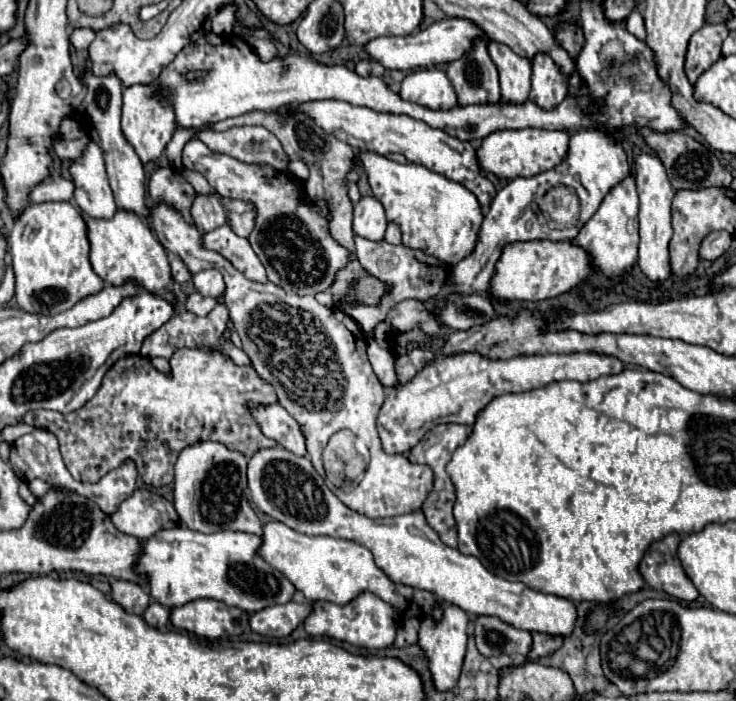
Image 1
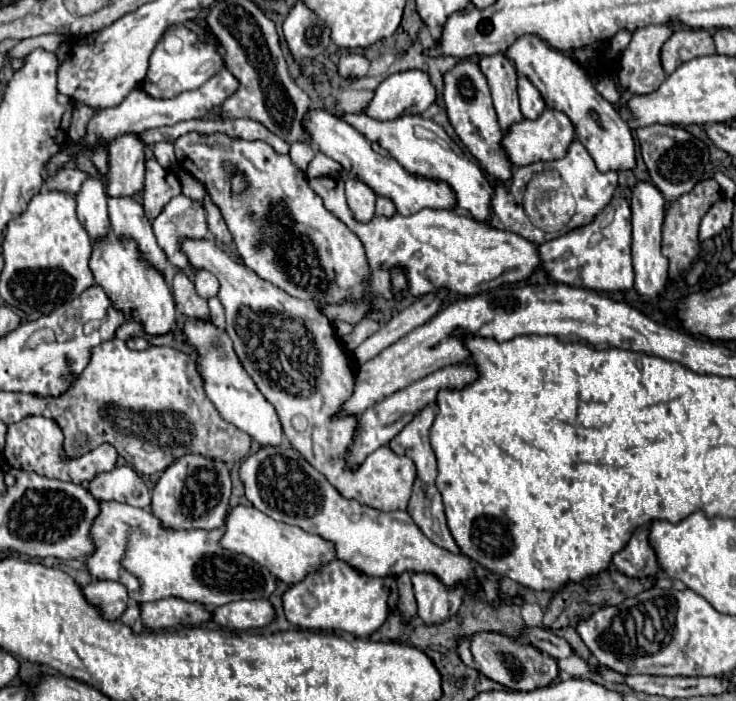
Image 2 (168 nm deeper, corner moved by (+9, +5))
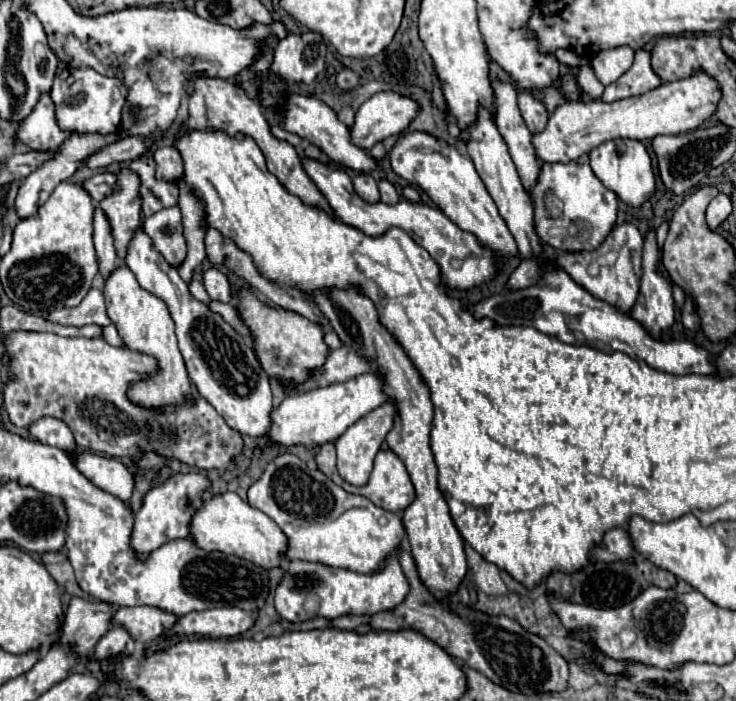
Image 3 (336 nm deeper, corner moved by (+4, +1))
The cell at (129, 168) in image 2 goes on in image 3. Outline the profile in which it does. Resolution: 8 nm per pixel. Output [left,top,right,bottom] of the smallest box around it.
[98,168,140,262]

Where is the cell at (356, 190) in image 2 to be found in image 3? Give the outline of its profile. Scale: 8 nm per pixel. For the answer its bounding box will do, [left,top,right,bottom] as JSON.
[352,174,380,204]

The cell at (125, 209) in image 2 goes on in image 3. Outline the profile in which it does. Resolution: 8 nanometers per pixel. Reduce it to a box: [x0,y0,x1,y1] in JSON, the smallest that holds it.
[126,228,272,436]

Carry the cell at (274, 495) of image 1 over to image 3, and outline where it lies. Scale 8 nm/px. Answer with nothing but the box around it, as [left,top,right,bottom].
[248,452,404,572]

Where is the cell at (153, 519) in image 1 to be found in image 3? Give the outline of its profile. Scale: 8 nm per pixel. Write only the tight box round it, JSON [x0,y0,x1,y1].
[72,452,134,502]

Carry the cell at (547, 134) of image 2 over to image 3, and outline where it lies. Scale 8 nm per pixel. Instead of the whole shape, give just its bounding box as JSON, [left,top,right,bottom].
[532,72,720,162]

